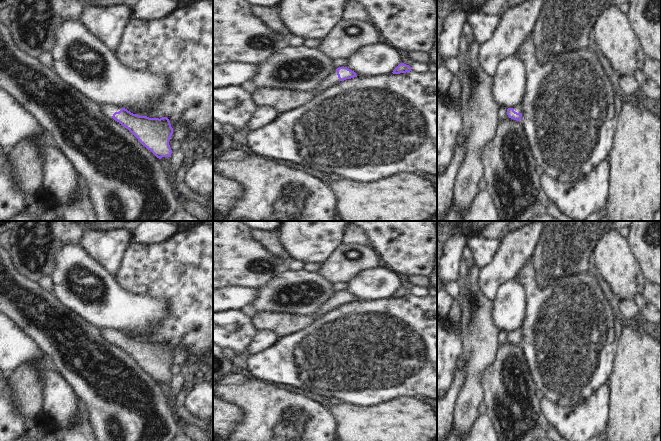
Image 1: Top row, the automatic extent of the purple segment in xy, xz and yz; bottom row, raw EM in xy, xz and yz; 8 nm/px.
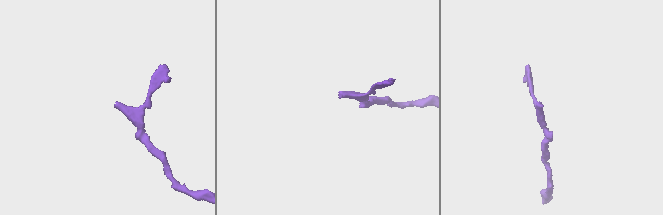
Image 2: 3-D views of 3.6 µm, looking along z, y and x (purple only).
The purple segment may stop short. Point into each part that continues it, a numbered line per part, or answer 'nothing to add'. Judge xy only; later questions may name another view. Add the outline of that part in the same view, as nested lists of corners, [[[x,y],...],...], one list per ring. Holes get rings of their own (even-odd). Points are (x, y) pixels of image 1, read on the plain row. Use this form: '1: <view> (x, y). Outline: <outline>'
1: xy (109, 333). Outline: [[[103,327],[103,328],[100,328],[100,330],[103,336],[110,342],[112,342],[115,336],[119,336],[121,334],[121,331],[113,329],[113,328]]]

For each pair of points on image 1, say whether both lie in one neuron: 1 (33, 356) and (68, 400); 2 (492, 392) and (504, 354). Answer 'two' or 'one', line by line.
1: one
2: one

